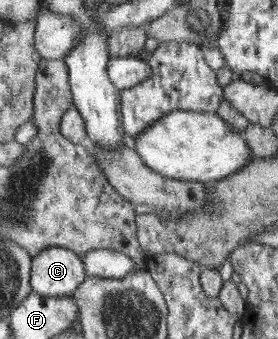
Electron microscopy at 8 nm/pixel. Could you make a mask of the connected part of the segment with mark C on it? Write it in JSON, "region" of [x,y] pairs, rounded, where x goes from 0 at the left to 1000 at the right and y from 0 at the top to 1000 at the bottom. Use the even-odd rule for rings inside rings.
{"region":[[[173,729],[119,758],[119,858],[165,876],[255,876],[317,820],[306,770],[263,737]]]}

